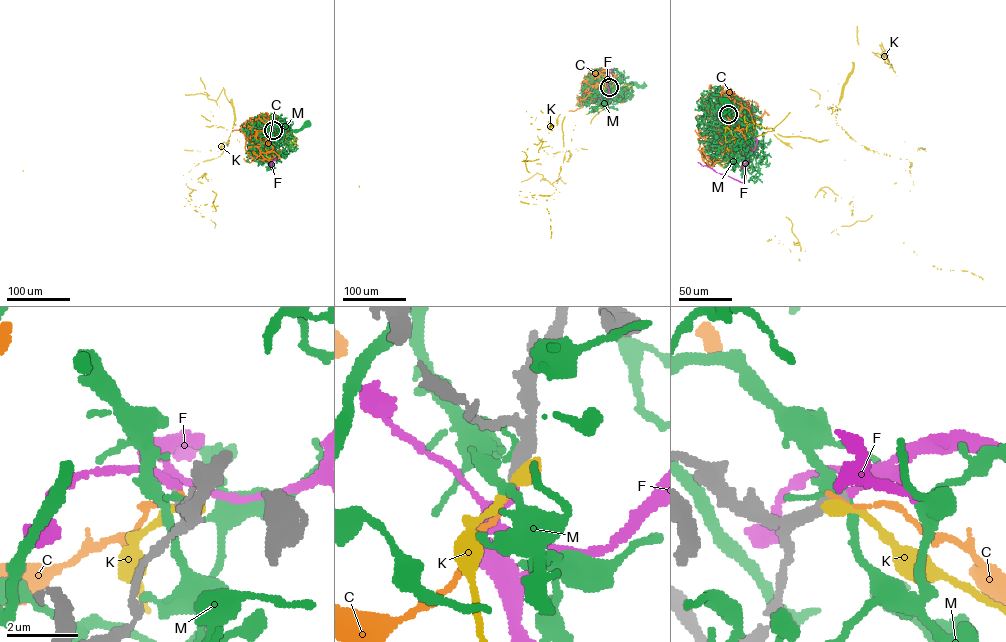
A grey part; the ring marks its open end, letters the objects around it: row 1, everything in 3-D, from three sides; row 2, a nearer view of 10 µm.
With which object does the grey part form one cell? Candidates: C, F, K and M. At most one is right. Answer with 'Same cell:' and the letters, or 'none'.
Same cell: F

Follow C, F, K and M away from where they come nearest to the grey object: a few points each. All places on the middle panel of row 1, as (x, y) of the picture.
C: (609, 87), (606, 89), (601, 81), (591, 85), (590, 92), (618, 94), (626, 101)
F: (609, 87), (604, 97), (609, 104), (606, 80), (612, 69)
K: (609, 87), (610, 101), (604, 107), (564, 117), (563, 162), (550, 195), (524, 197), (359, 185)
M: (609, 87), (604, 89), (604, 94), (613, 96), (628, 84), (642, 87)

